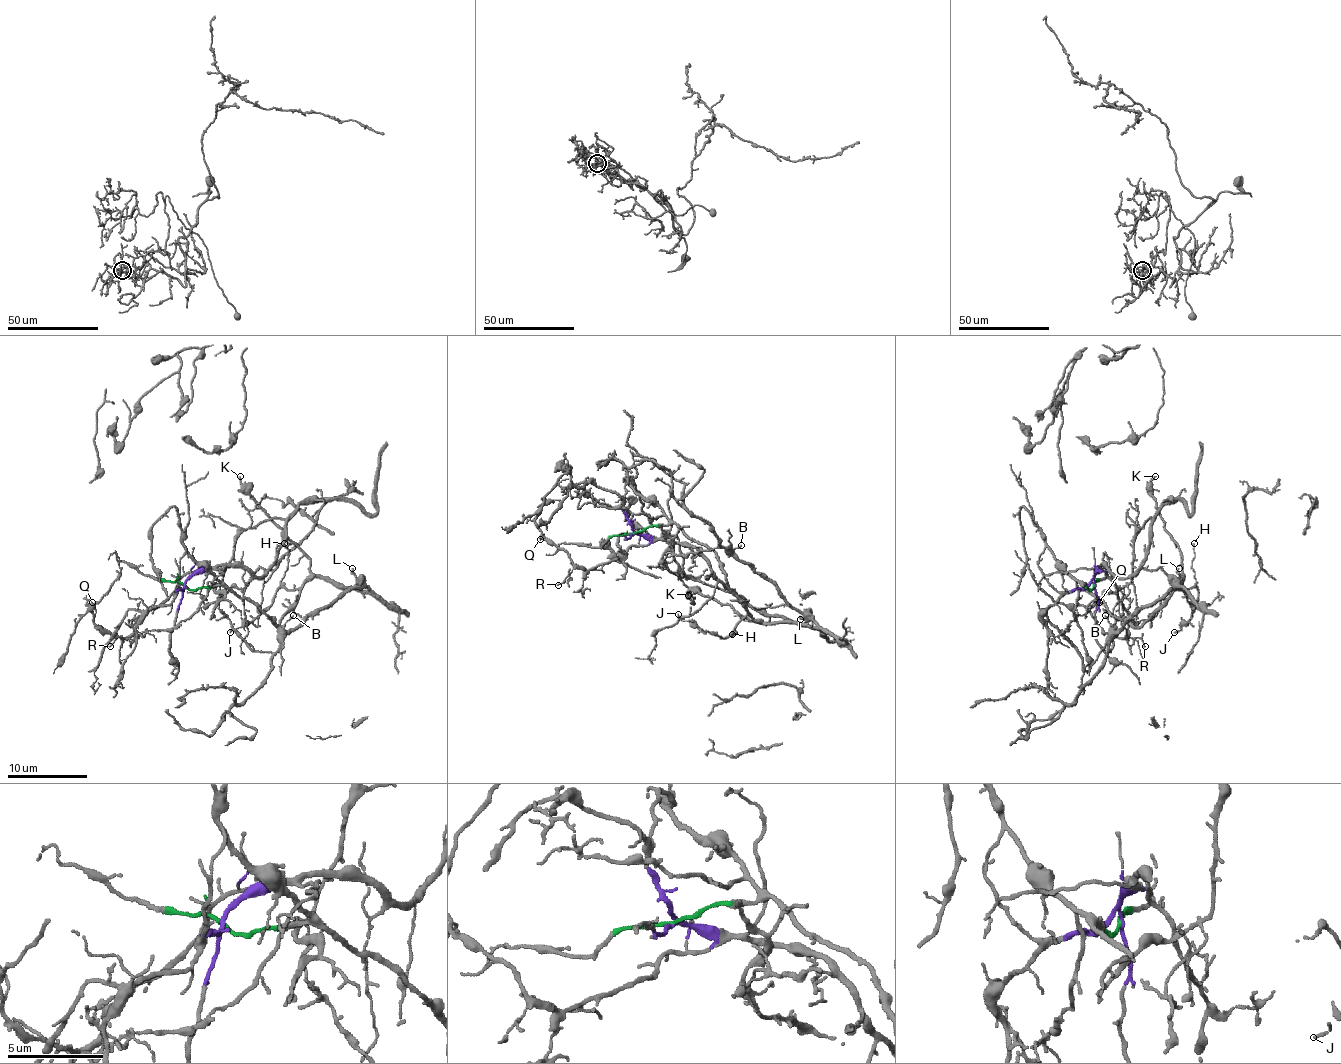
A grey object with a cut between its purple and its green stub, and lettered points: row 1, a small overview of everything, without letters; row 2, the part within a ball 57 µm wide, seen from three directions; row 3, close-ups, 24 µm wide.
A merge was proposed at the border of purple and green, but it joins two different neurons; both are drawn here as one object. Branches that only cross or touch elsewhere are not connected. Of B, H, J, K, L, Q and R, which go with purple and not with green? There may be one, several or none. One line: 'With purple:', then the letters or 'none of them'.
With purple: Q, R

